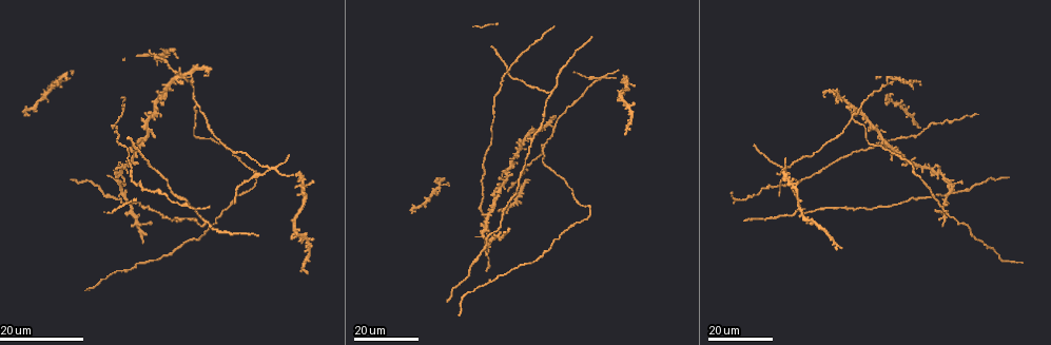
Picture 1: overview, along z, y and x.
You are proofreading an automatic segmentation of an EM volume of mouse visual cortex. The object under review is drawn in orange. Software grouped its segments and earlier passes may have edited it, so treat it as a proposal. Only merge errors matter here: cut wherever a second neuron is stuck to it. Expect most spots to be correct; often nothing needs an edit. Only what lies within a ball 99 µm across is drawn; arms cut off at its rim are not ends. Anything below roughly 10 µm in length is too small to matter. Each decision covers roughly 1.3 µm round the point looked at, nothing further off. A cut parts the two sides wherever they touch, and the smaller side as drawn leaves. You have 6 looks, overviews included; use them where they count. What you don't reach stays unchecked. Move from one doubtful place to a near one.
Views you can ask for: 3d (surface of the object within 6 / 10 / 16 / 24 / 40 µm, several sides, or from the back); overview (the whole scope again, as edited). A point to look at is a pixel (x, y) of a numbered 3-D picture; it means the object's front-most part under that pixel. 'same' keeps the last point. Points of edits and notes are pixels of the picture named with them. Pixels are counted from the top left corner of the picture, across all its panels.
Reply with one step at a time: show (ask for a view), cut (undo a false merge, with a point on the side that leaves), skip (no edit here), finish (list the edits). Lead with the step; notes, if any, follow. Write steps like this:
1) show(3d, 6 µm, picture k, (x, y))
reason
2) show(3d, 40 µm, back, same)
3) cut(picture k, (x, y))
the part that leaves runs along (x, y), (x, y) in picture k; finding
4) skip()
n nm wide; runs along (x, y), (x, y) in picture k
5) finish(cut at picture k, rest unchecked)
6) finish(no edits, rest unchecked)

show(3d, 24 µm, picture 1, (207, 220))
a fork

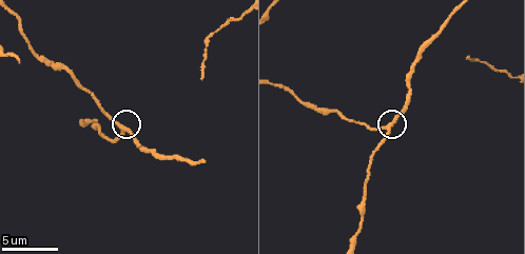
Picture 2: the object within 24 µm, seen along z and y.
show(3d, 6 µm, picture 2, (387, 127))
closer look

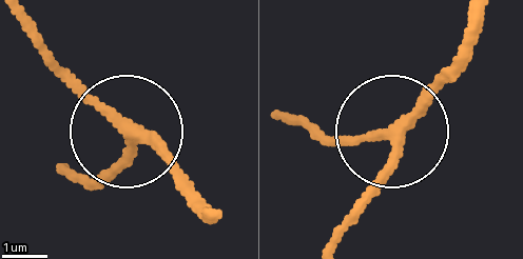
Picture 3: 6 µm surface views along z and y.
skip()
240 nm wide; runs along (333, 237), (405, 123), (469, 59) in picture 3; all the same neuron

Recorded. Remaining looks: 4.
show(3d, 16 µm, picture 1, (270, 170))
four or more arms meet

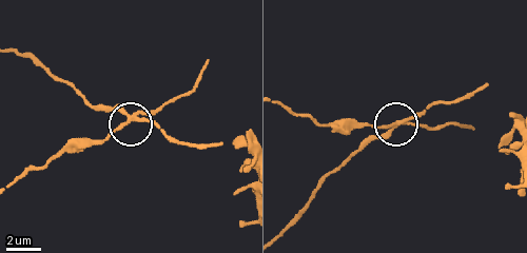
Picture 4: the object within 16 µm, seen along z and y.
show(3d, 6 µm, picture 4, (398, 125))

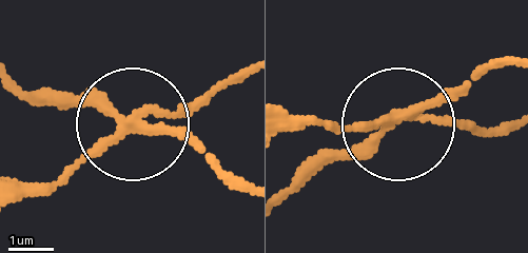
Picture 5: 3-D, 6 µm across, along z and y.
cut(picture 5, (196, 110))
4 arms; the part that leaves runs along (121, 122), (45, 182), (23, 187) in picture 5; two neurons meet here

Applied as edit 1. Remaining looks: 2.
finish(cut at picture 5, rest unchecked)

